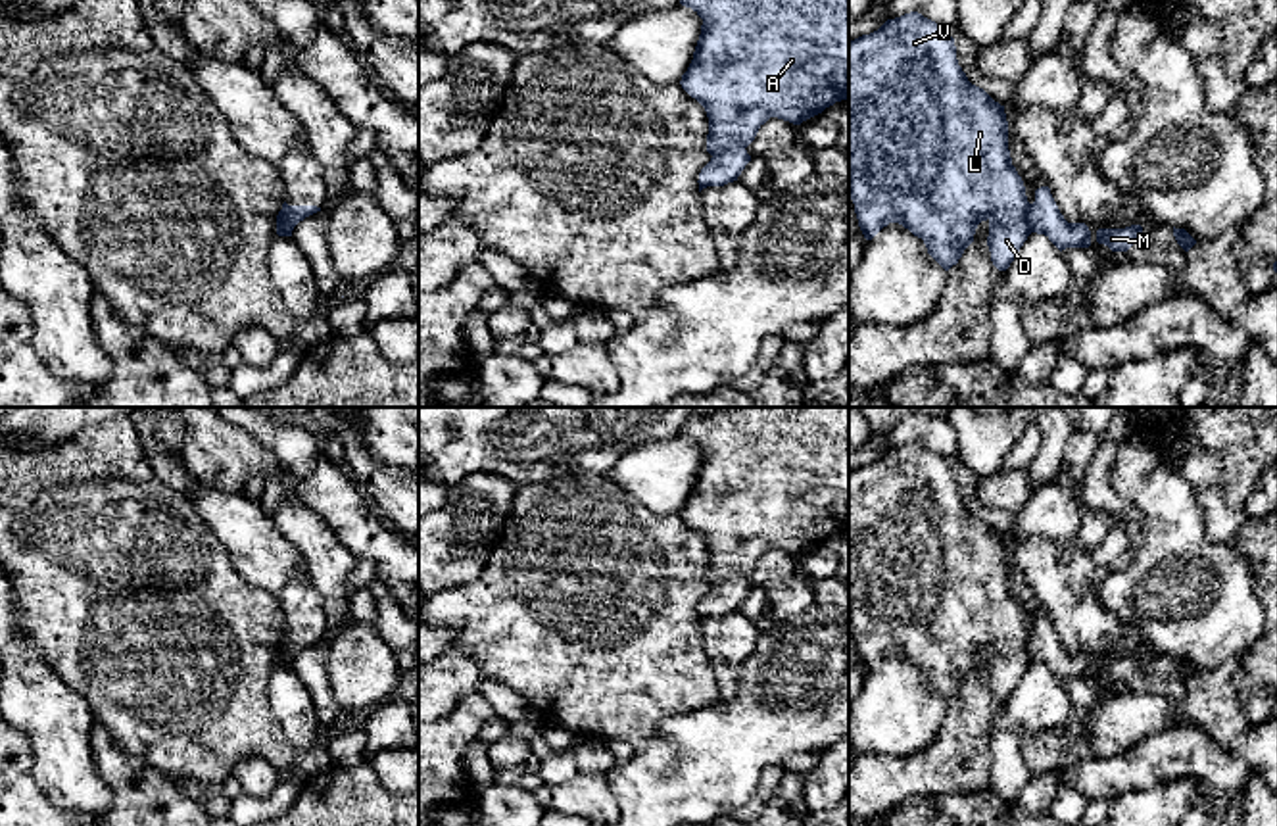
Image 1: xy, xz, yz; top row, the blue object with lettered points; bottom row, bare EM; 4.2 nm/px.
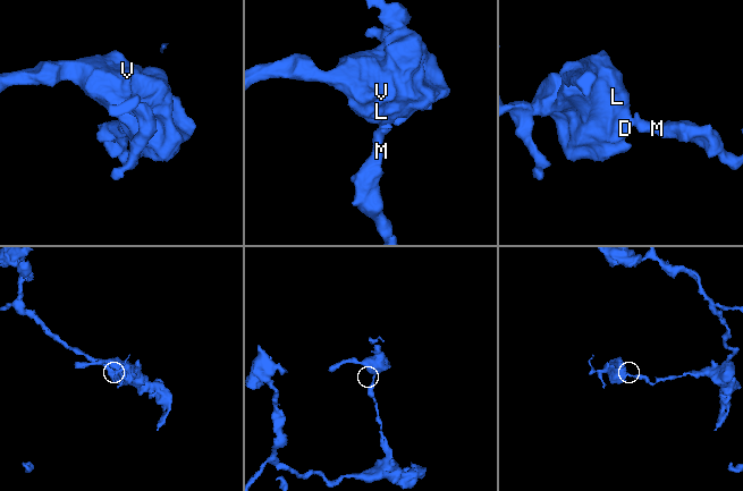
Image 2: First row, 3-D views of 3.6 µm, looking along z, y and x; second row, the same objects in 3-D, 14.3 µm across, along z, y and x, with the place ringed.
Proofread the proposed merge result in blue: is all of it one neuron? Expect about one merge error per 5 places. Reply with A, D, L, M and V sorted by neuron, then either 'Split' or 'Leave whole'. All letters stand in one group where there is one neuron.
Groups: A D L V / M. Split

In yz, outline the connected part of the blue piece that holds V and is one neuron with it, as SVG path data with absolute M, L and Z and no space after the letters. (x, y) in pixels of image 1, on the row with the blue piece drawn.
M918 12L887 19L878 31L849 42L849 190L866 240L899 223L924 240L945 271L958 263L981 221L989 223L987 246L999 271L1010 267L1031 234L1025 186L1008 150L1004 106L968 81L951 33Z

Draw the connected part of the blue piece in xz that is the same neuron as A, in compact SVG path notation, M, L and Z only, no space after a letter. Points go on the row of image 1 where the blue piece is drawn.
M680 0L680 4L703 19L693 60L680 85L707 111L711 156L747 148L770 117L801 125L835 102L849 100L849 0Z

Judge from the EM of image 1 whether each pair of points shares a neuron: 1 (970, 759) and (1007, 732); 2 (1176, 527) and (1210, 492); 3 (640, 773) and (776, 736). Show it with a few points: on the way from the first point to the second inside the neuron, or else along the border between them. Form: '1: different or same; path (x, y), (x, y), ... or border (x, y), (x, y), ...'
1: different; border (1005, 702), (991, 727), (989, 788)
2: different; border (1172, 467), (1193, 490), (1204, 533), (1224, 542)
3: same; path (674, 780), (698, 765), (709, 763), (742, 740)

